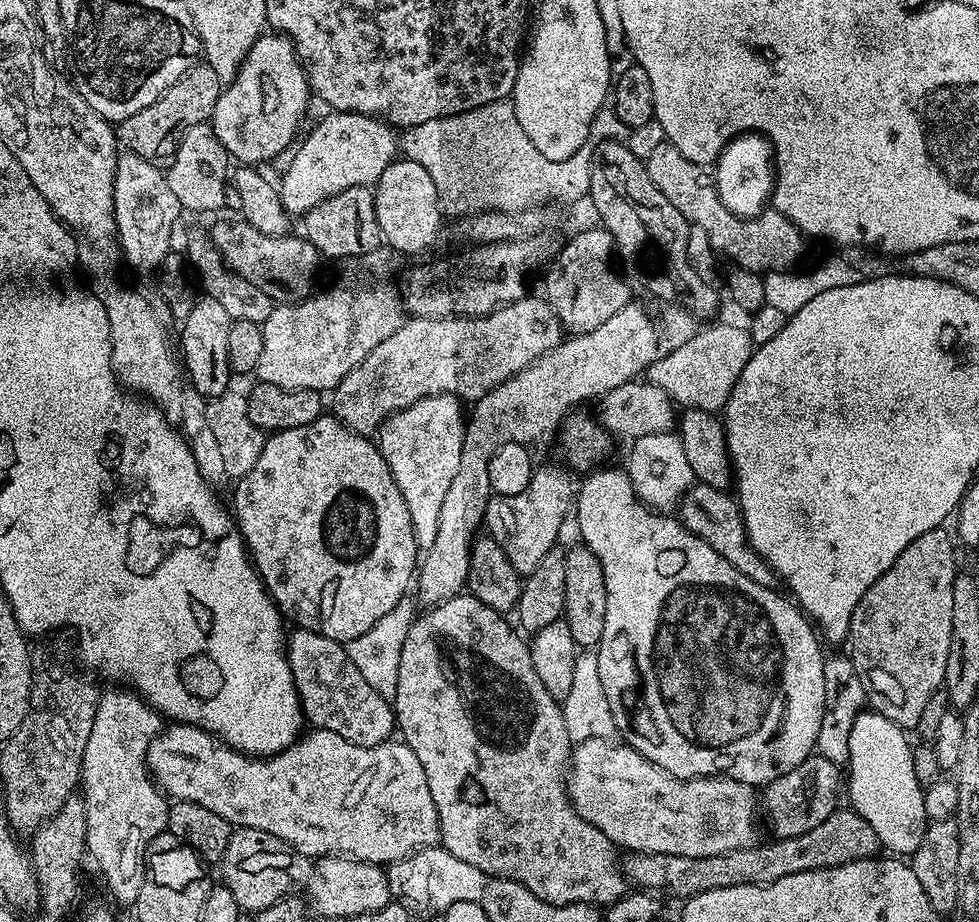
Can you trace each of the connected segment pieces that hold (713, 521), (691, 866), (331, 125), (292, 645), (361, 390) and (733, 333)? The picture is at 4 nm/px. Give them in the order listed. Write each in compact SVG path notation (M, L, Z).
M693 483L679 501L678 519L685 528L703 536L707 544L714 546L714 550L718 550L718 554L722 554L722 558L729 560L735 568L742 570L742 574L746 574L752 580L760 580L761 558L748 542L739 503L731 495L728 497L728 494L727 491L714 486Z
M837 810L826 818L814 830L798 834L785 840L773 839L772 844L757 842L750 848L730 850L726 854L714 854L710 858L686 858L674 854L646 852L635 857L630 868L630 880L633 885L657 893L673 892L676 896L691 898L706 890L718 890L730 886L754 886L755 884L773 884L778 878L790 874L802 874L810 870L822 870L849 864L855 860L870 860L881 851L882 845L874 826L866 822L854 810Z
M333 111L328 115L332 116L326 117L304 141L299 141L296 157L289 162L284 177L278 180L280 202L289 217L303 217L314 206L347 188L374 186L386 166L397 159L398 136L392 133L391 123L360 112Z
M297 627L292 631L286 640L286 655L305 719L313 727L331 730L334 734L339 734L342 738L346 738L347 741L352 741L356 745L364 745L369 748L372 745L385 743L396 728L393 705L366 682L357 666L350 660L345 645L310 631L308 628Z
M525 295L522 300L497 306L486 316L449 316L447 320L434 318L408 318L404 325L386 342L378 342L342 382L331 389L331 415L344 423L344 426L359 436L371 437L380 425L393 412L410 407L424 396L455 396L461 402L480 400L490 390L506 382L514 374L529 368L536 360L541 360L546 353L562 343L562 325L554 315L551 303L547 299Z
M736 324L701 327L690 342L648 365L646 380L661 387L677 405L719 413L730 398L742 370L746 370L746 362L750 362L753 351L752 336L747 327L740 325L739 328Z

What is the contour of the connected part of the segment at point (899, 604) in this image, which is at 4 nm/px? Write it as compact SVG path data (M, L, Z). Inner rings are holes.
M944 526L935 528L926 533L922 538L915 540L899 556L894 566L886 574L882 574L882 578L878 578L878 582L874 582L874 586L870 586L870 590L866 590L866 594L862 596L858 606L852 612L852 622L850 625L852 654L850 654L850 661L856 676L861 680L861 684L864 687L867 703L870 705L871 711L882 713L886 719L892 720L905 730L915 729L919 725L922 718L922 710L926 710L926 702L930 702L932 695L944 688L944 675L946 674L947 658L950 655L951 635L954 631L954 584L958 575L958 568L956 568L957 541L954 539L954 536L954 541L952 541L952 536L946 529L947 527Z

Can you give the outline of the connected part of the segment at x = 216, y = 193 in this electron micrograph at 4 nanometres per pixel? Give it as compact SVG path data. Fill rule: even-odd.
M211 123L190 126L180 139L176 153L170 157L166 168L168 185L174 190L174 198L178 198L181 209L192 212L212 212L224 204L224 179L229 179L230 157L218 142Z

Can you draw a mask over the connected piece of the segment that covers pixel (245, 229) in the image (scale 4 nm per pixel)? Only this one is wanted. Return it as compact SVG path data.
M220 220L212 228L212 247L218 250L229 268L234 269L246 282L254 282L262 294L271 296L273 301L288 302L293 298L303 298L313 291L312 279L320 268L322 257L318 249L303 235L285 234L271 236L254 230L247 220Z

